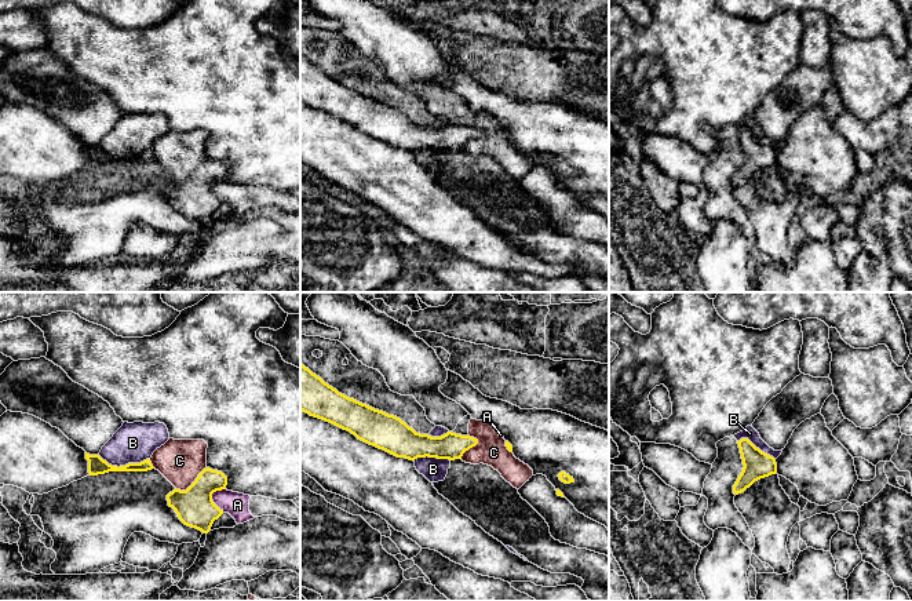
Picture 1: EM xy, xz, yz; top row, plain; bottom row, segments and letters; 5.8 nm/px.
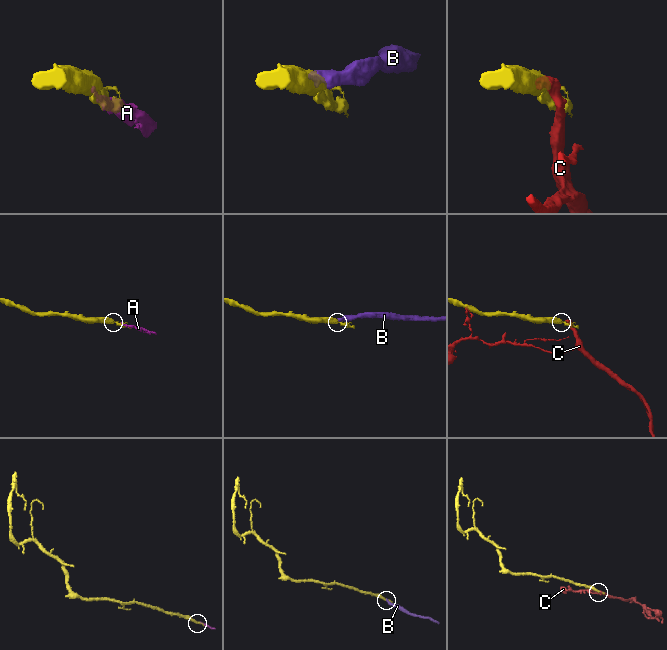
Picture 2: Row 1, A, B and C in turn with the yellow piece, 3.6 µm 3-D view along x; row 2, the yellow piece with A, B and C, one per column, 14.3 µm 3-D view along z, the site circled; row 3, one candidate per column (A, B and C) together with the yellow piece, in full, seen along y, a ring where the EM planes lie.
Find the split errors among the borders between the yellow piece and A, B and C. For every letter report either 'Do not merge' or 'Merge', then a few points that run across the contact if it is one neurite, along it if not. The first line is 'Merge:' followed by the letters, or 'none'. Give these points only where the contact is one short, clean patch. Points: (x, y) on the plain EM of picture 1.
Merge: none
A: Do not merge
B: Do not merge. Line: xy (98, 146), (117, 157), (149, 150)
C: Do not merge

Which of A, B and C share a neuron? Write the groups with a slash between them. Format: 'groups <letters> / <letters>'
groups A / B / C

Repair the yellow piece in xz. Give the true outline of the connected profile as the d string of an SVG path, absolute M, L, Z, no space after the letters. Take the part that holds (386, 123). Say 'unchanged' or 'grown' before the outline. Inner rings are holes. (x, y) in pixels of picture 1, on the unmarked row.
unchanged; M300 55L300 102L347 121L369 136L409 152L426 147L449 152L462 150L466 142L478 135L478 131L474 128L452 123L448 123L441 128L416 124L400 109L339 84L303 55Z

